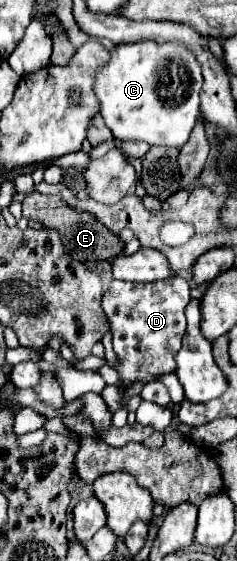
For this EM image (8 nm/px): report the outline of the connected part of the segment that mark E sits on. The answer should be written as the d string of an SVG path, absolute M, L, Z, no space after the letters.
M38 191L28 193L24 197L24 201L22 201L22 215L26 219L34 219L34 221L42 223L48 229L56 229L60 233L60 237L62 237L62 245L64 245L66 253L72 255L72 259L76 259L76 261L80 261L84 265L114 259L124 249L122 239L118 235L114 235L108 227L104 227L104 223L100 223L92 213L76 211L74 207L64 203L58 195L42 195Z

